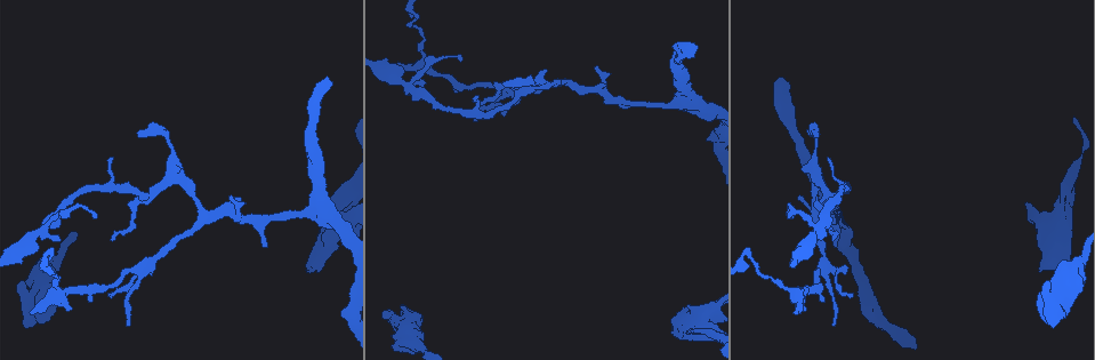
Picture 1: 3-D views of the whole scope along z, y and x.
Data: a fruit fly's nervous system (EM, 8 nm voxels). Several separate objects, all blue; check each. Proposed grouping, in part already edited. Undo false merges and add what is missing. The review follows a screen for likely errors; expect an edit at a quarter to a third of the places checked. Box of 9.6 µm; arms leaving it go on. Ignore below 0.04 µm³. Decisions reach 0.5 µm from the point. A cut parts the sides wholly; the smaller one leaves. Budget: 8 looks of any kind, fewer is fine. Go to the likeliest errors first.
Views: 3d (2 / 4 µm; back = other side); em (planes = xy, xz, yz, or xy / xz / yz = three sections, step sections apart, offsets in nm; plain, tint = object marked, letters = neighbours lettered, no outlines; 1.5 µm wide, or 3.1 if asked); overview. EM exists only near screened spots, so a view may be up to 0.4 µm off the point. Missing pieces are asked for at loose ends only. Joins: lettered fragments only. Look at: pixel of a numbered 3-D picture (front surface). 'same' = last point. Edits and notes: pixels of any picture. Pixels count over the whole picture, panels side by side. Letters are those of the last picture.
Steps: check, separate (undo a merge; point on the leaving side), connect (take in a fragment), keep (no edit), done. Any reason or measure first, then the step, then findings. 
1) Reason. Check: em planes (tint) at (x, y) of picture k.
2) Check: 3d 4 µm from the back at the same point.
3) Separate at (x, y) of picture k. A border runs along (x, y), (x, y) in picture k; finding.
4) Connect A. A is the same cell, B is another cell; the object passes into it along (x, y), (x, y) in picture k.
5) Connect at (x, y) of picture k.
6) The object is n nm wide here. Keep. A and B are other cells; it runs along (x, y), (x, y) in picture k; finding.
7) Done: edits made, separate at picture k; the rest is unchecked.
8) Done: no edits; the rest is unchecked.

Branch stops here. Check: em yz step 8 (tint) at (27, 326) of picture 1.

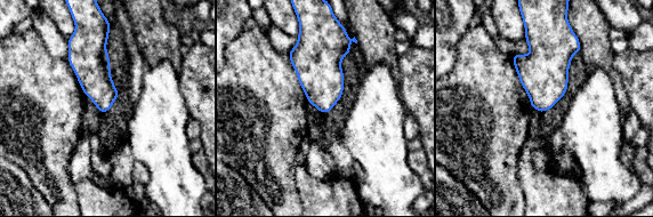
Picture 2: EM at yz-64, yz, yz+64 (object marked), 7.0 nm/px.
Check: em planes (letters) at the same point.

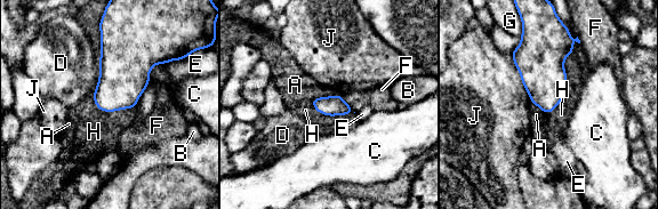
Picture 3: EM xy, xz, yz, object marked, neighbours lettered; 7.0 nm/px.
Keep. A, B, C, D, E, F, G, H and J are other cells; a border runs along (311, 101), (323, 114), (354, 113) in picture 3; no lettered fragment goes on from it.

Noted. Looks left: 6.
End of a long branch. Check: em xz step 8 (letters) at (697, 47) of picture 1.

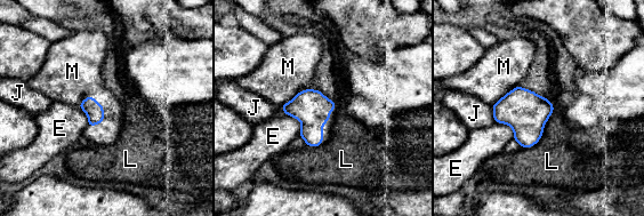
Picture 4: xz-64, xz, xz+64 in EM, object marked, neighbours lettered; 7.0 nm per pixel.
Another direction. Check: em yz step 4 (letters) at the same point.

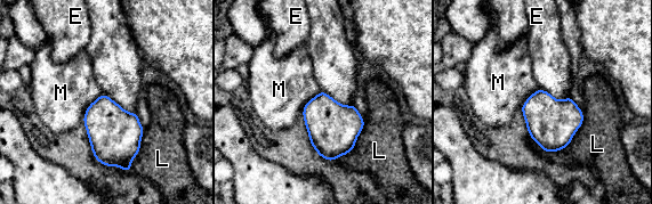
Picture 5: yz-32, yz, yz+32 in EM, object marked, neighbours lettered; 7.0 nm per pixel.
Connect at (61, 92) of picture 5. M is the same cell, E and L are other cells; the cell continues.

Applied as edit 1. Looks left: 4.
Check: overview.

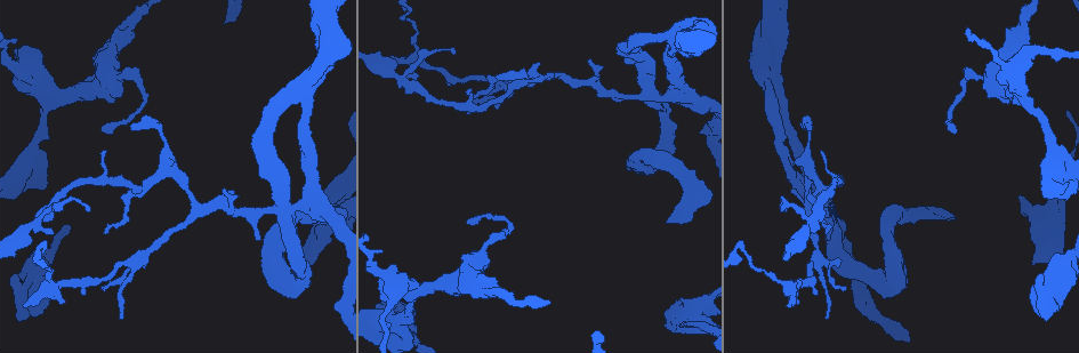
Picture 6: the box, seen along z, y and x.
Stops while still wide. Check: em planes (letters) at (1032, 265) of picture 6.

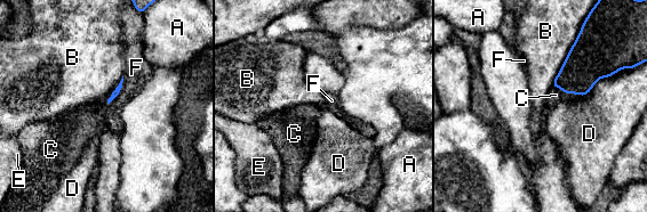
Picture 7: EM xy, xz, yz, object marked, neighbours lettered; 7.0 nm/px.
Connect at (556, 95) of picture 7. C is the same cell, A, B, D, E and F are other cells; the cell continues.

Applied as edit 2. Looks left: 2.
Done: edits made, connect at picture 5, connect at picture 7; the rest is unchecked.

